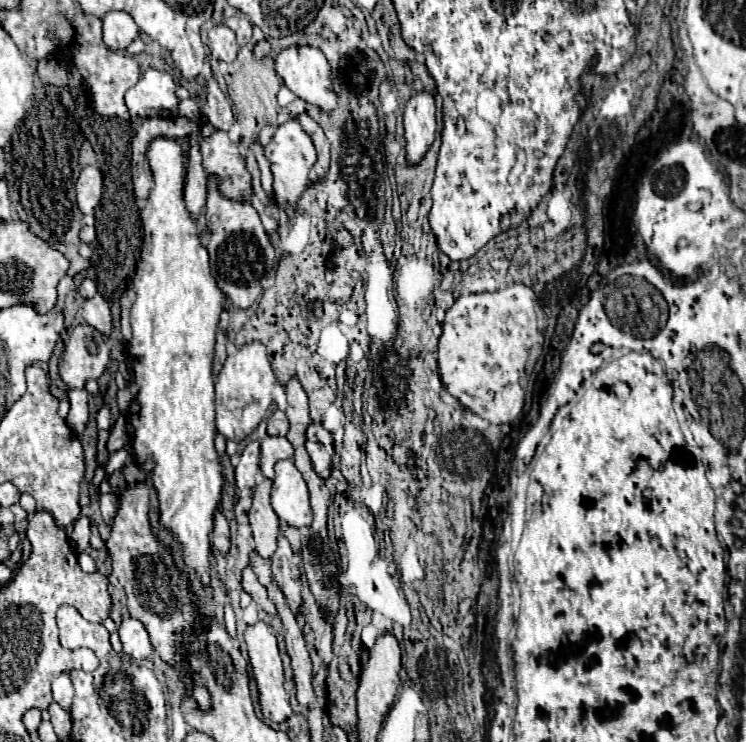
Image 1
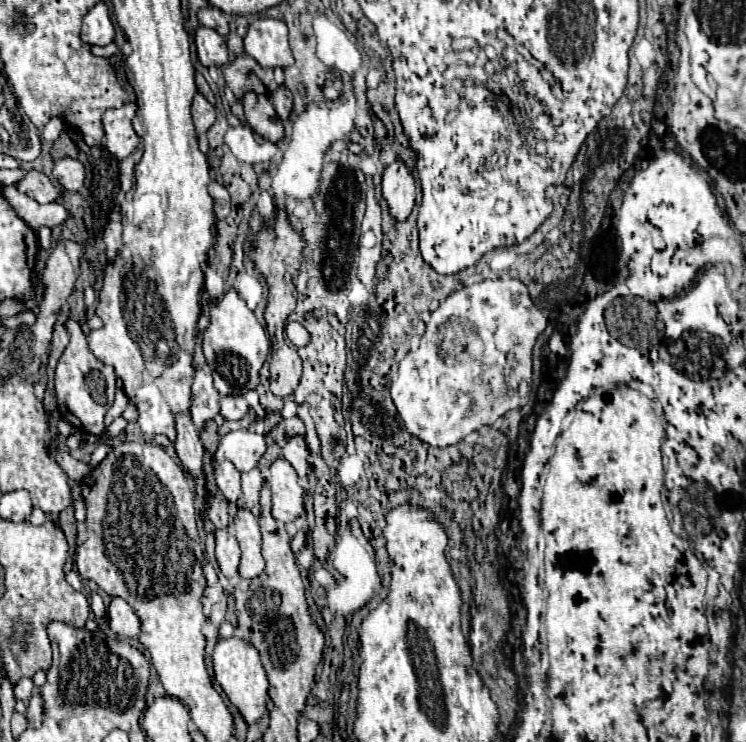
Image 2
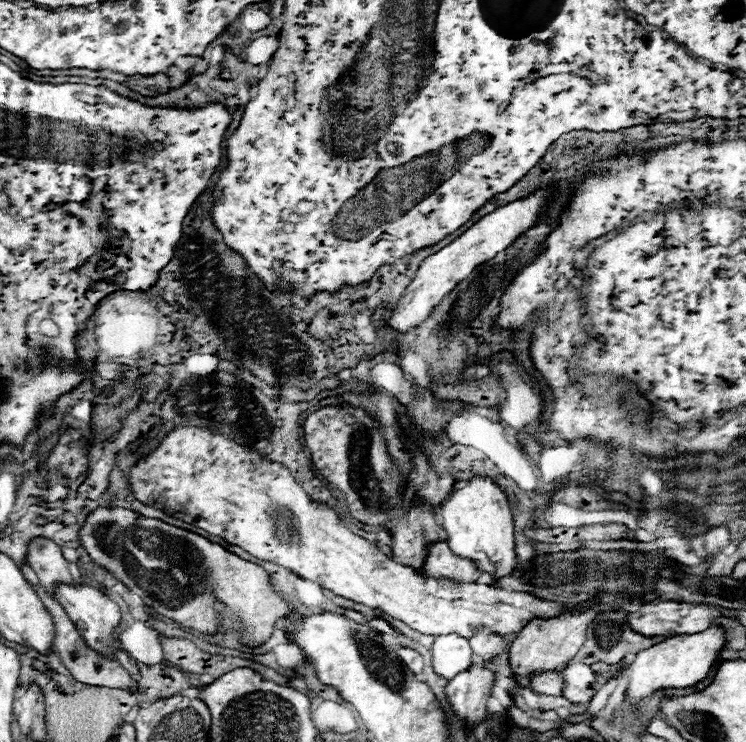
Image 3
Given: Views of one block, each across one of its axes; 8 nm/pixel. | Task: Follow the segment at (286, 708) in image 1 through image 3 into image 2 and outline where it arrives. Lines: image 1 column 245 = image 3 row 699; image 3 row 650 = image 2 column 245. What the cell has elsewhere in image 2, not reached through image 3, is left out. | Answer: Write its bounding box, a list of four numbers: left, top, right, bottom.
[212,636,270,724]

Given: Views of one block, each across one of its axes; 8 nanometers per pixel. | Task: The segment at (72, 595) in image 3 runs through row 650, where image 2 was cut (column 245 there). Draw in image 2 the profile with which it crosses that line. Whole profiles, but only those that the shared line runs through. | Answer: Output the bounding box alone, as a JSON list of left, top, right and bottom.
[242,92,284,144]

